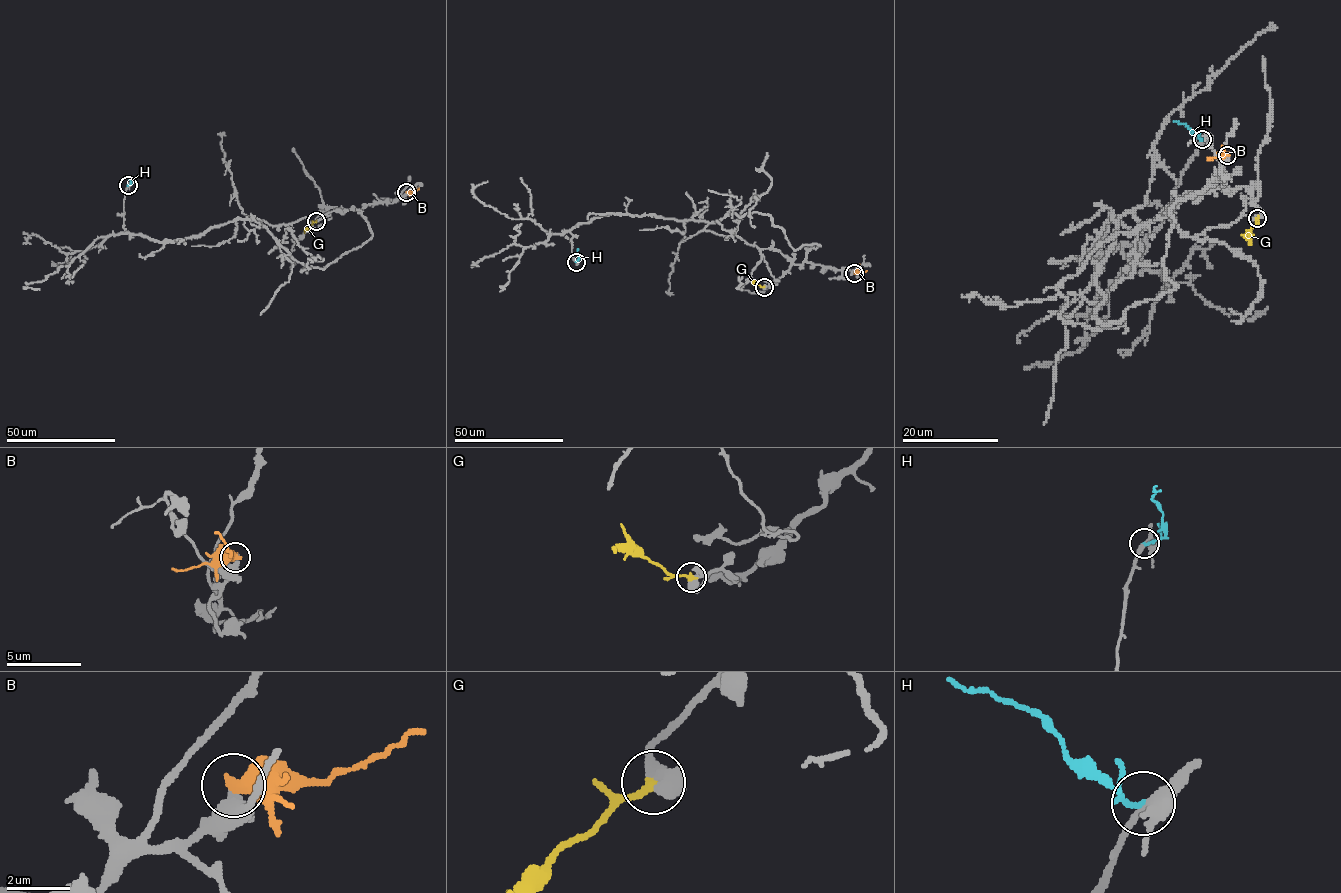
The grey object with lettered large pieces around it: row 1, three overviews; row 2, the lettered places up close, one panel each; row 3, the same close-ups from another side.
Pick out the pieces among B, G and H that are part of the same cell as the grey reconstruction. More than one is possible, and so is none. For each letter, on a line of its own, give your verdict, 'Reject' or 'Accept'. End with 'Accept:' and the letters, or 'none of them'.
B: Reject
G: Accept
H: Reject
Accept: G

